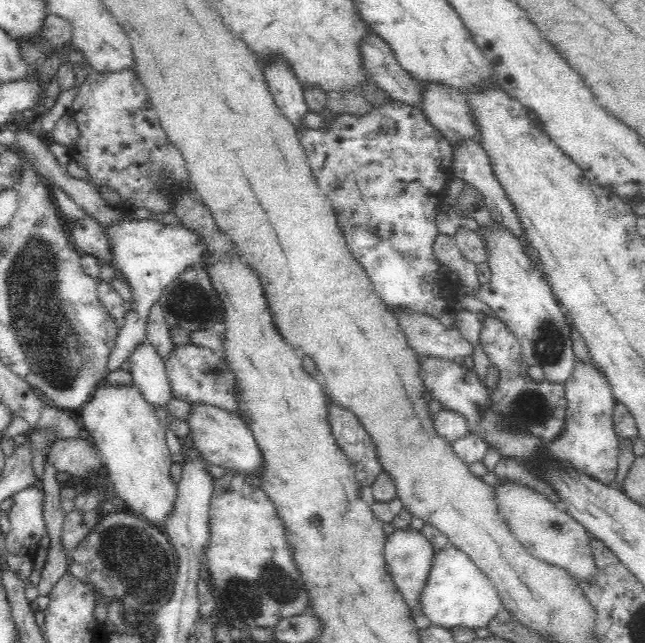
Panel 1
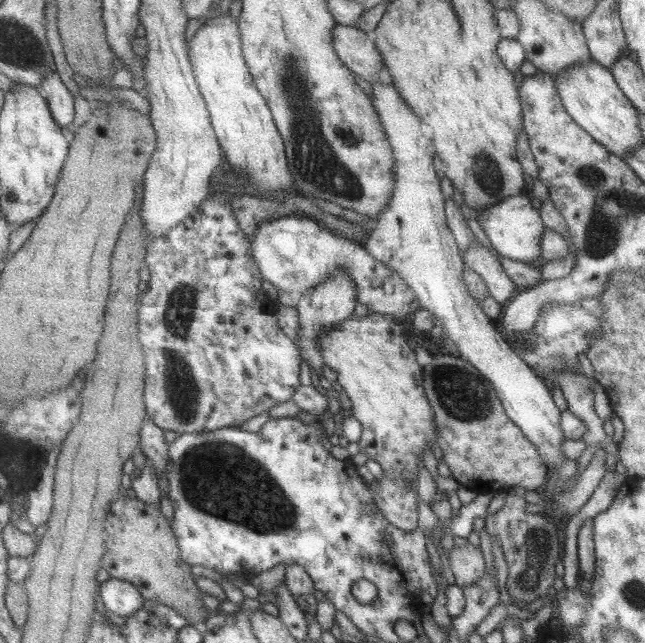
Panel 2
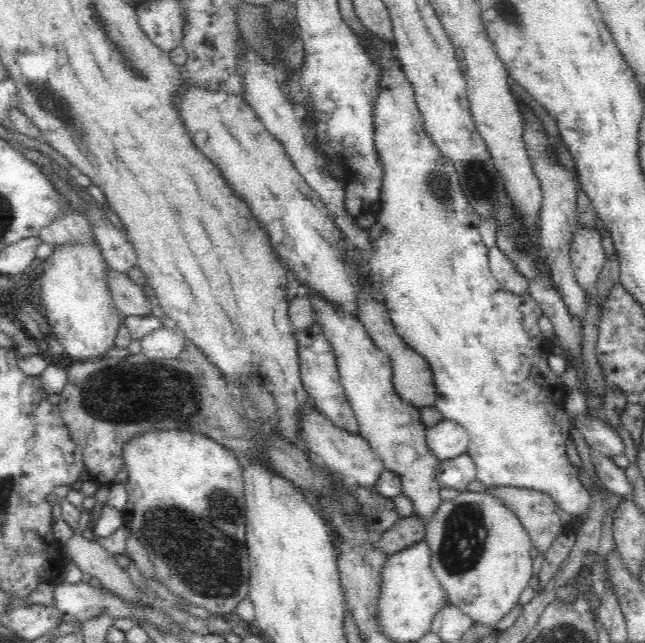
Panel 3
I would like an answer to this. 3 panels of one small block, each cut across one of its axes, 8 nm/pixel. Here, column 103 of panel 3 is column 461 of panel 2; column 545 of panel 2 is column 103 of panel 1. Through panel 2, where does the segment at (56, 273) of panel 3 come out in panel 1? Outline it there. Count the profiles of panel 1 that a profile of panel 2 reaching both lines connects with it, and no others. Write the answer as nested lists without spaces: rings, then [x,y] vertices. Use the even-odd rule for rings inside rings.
[[[107,382],[100,384],[92,398],[82,406],[82,422],[90,432],[101,464],[108,471],[107,481],[112,486],[114,496],[126,503],[133,514],[141,516],[148,524],[164,531],[164,524],[172,516],[177,496],[177,482],[172,479],[171,454],[166,447],[166,417],[159,409],[152,407],[143,398],[135,386],[110,386]]]

